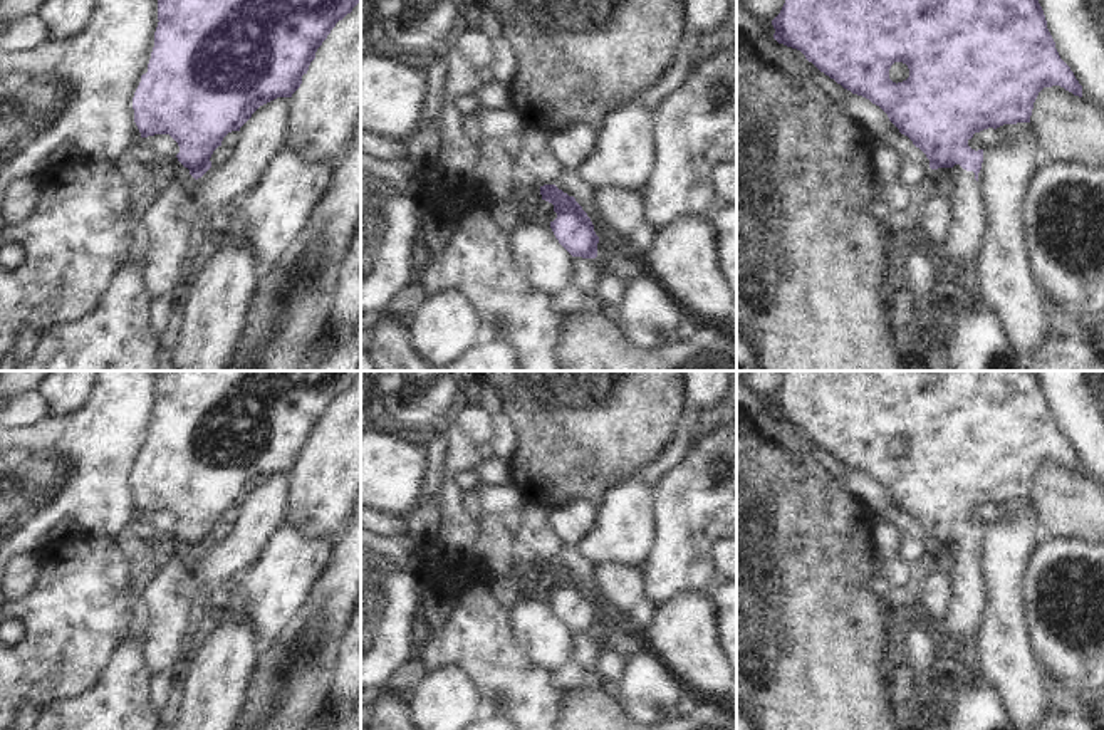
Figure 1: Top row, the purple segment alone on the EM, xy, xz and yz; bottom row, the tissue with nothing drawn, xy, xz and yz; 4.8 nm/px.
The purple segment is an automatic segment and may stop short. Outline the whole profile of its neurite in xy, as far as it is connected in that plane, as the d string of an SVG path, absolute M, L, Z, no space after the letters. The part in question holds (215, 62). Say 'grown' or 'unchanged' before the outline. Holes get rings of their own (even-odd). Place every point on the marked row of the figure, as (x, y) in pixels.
grown | M158 0L154 47L148 72L141 76L133 97L134 123L141 138L169 134L174 139L174 163L180 171L143 218L151 242L148 284L154 297L174 300L186 294L190 233L200 223L191 195L196 180L211 168L213 151L228 133L240 131L260 106L277 97L292 97L317 49L357 3L359 0Z

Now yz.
grown | M785 0L772 25L779 44L800 50L844 89L879 106L899 133L926 154L931 169L953 171L953 193L948 198L953 222L940 263L950 292L971 294L975 305L983 307L978 277L987 213L978 173L988 148L978 144L976 134L1003 124L1030 123L1034 102L1044 87L1060 86L1082 97L1082 86L1060 59L1039 0ZM894 62L909 69L909 77L898 84L889 79Z

